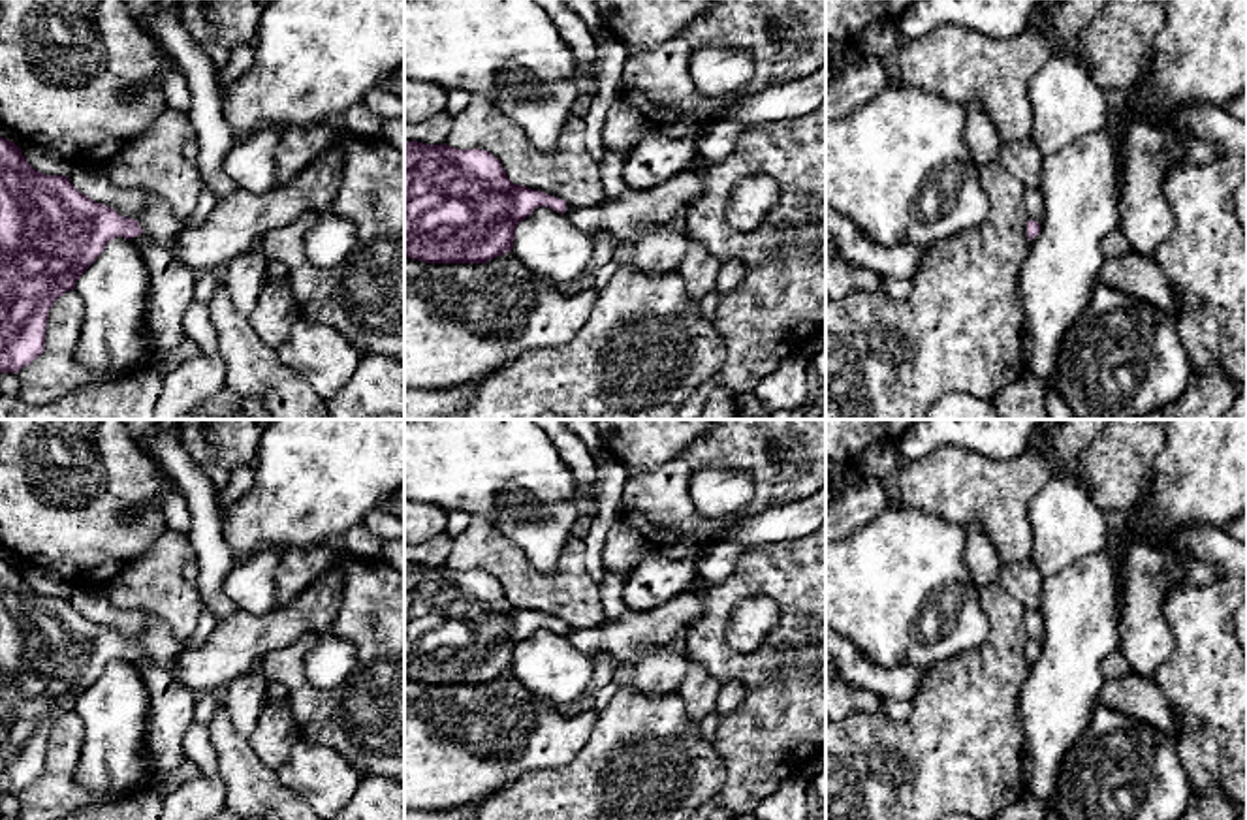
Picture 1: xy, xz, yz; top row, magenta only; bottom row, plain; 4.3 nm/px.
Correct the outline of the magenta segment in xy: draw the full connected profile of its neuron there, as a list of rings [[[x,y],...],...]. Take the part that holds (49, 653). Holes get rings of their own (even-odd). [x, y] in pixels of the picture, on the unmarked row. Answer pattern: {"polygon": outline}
{"polygon": [[[0,559],[0,794],[19,794],[45,771],[53,724],[115,658],[141,666],[150,694],[147,747],[156,775],[184,756],[196,694],[169,668],[143,658],[135,639],[81,615],[70,598],[36,592],[21,570]]]}

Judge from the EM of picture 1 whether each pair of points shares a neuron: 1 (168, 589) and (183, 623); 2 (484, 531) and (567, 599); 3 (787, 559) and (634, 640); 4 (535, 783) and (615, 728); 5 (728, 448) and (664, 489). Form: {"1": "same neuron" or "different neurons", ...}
{"1": "same neuron", "2": "same neuron", "3": "different neurons", "4": "same neuron", "5": "same neuron"}

